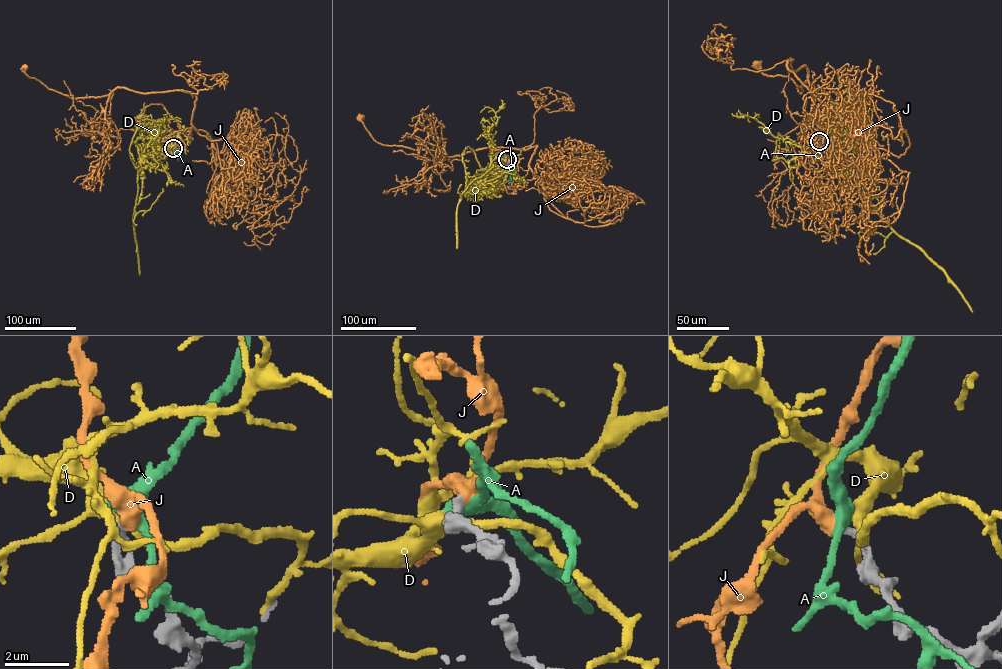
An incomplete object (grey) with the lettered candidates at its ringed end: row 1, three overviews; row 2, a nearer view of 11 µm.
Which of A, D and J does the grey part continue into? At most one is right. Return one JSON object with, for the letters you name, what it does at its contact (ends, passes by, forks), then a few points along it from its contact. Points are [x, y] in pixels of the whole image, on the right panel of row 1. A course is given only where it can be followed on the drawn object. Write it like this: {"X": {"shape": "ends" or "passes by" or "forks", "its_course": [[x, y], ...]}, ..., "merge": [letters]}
{"J": {"shape": "passes by", "its_course": [[819, 141], [828, 106], [787, 65], [806, 67], [800, 93], [757, 64]]}, "merge": ["J"]}

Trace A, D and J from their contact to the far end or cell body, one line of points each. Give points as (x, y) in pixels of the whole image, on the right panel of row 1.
A: (819, 141), (829, 147), (830, 142), (847, 143), (854, 140)
D: (819, 141), (814, 146), (858, 153), (859, 176), (835, 172), (802, 132), (849, 94), (866, 95)
J: (819, 141), (828, 106), (787, 65), (806, 67), (800, 93), (757, 64)

